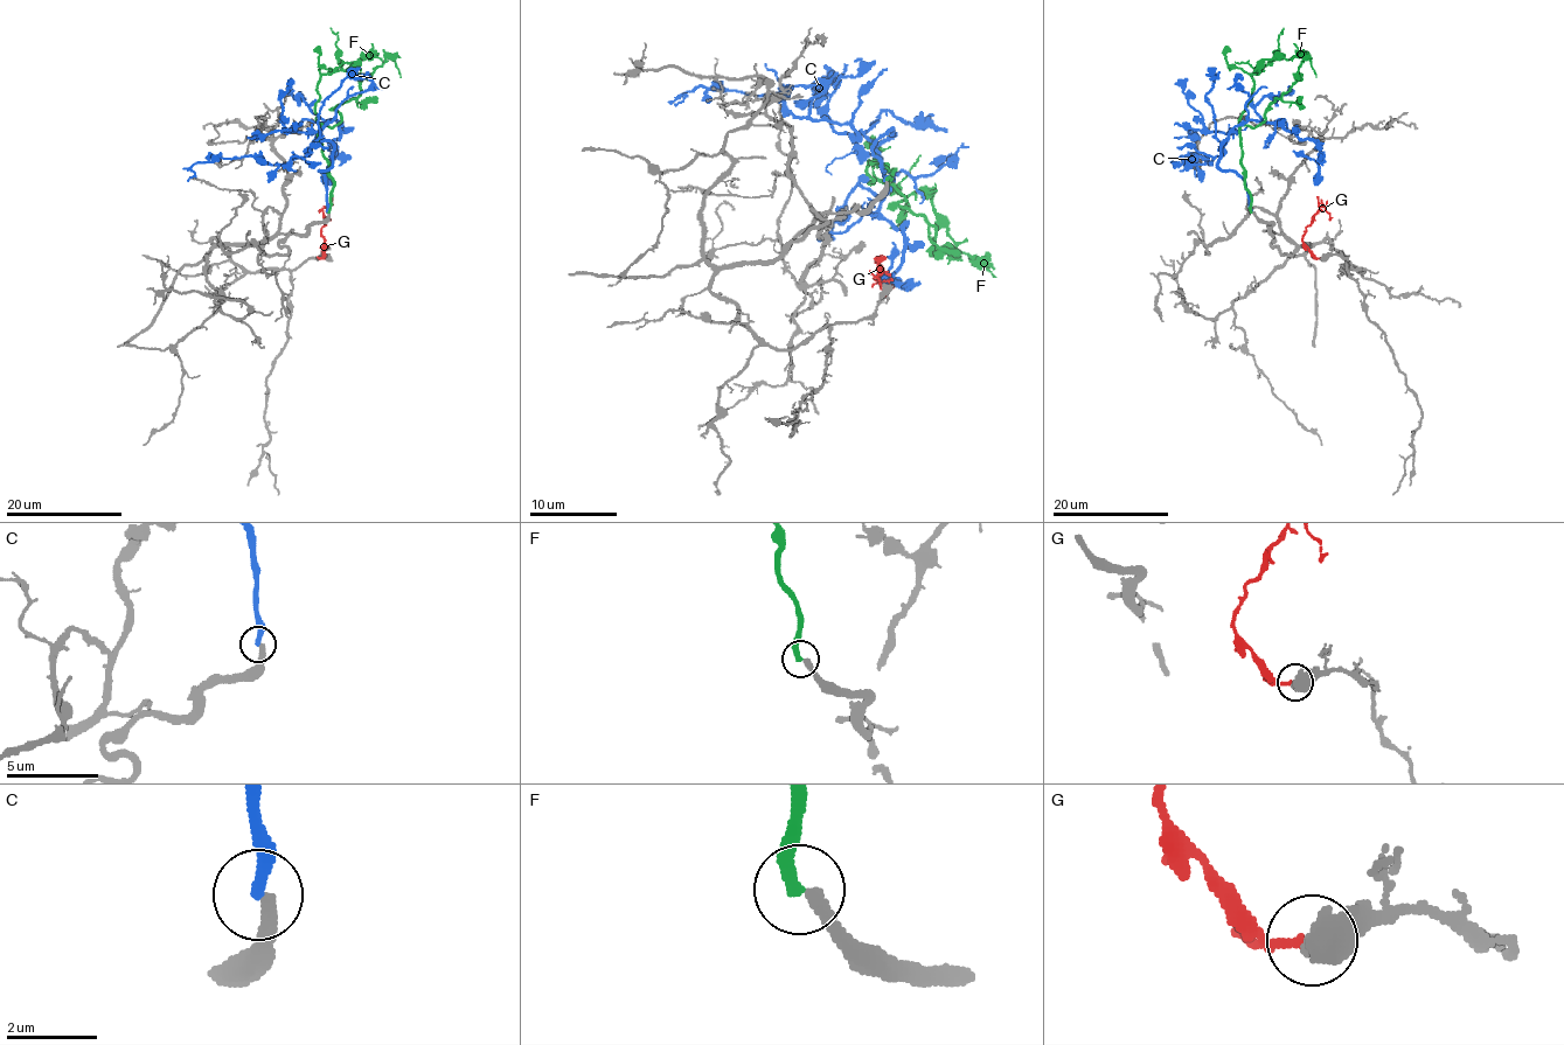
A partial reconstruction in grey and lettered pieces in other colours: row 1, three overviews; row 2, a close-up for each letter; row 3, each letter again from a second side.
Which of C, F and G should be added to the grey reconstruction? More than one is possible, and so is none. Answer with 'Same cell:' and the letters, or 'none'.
Same cell: none

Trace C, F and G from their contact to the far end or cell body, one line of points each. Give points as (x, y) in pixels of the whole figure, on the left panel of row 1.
C: (327, 211), (319, 171), (332, 165), (333, 147), (325, 140), (283, 165), (214, 158), (192, 168), (187, 181)
F: (328, 211), (333, 178), (321, 127), (340, 122), (336, 106), (361, 93), (361, 82), (387, 57), (401, 76)
G: (325, 257), (325, 207), (328, 220)

